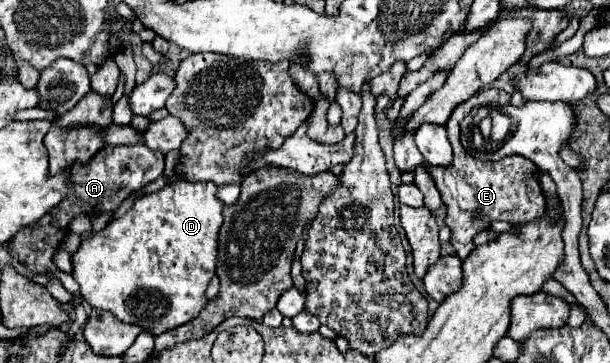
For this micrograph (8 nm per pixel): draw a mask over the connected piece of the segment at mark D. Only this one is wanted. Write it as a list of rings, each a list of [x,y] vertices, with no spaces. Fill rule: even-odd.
[[[180,180],[176,184],[164,186],[156,194],[138,198],[124,216],[112,220],[92,238],[82,240],[78,250],[72,254],[72,276],[80,284],[82,298],[92,308],[108,310],[122,322],[138,324],[152,336],[194,320],[208,302],[204,292],[210,278],[216,274],[222,208],[224,204],[216,198],[216,184],[202,182]]]

